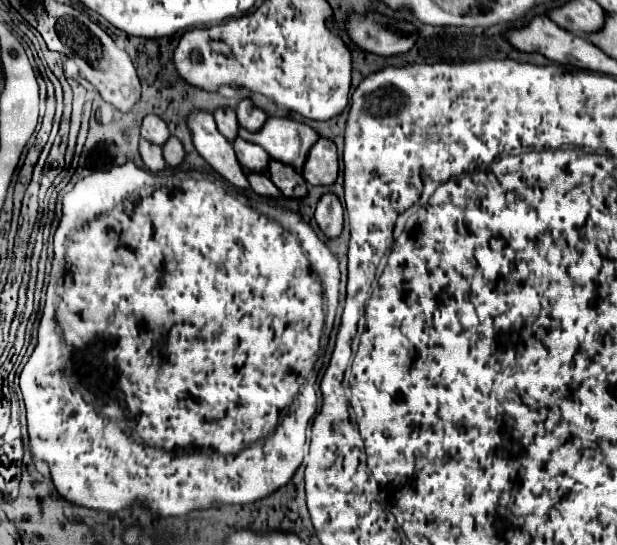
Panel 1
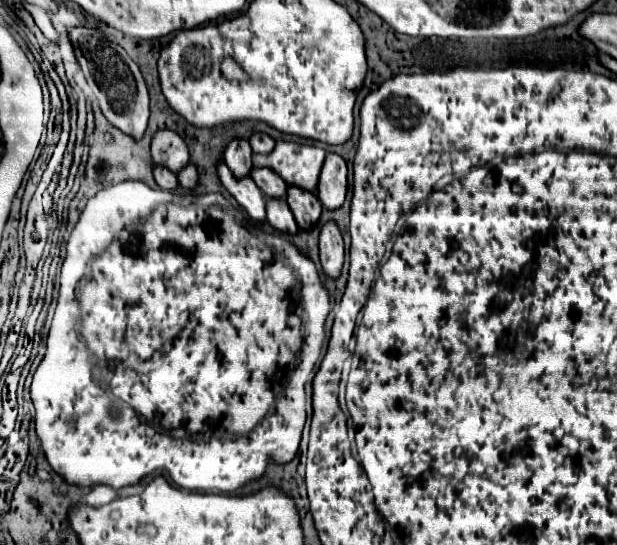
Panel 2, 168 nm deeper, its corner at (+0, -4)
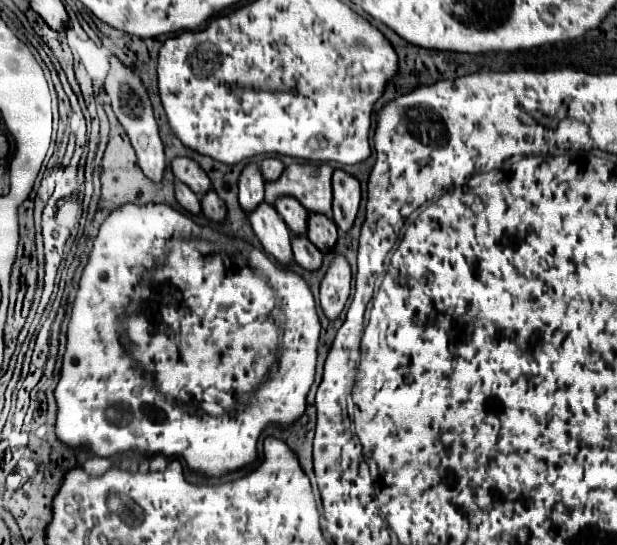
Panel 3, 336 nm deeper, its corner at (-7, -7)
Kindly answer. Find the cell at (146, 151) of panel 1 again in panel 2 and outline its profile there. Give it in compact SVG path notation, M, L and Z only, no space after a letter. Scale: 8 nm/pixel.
M156 167L154 169L154 179L160 185L160 189L166 189L166 191L176 191L180 187L178 177L172 171L168 171L166 167Z

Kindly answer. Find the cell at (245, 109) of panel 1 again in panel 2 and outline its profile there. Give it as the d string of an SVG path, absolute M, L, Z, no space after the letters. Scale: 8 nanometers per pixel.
M254 133L250 137L250 145L252 145L252 151L254 153L262 153L262 155L268 155L272 149L274 149L274 139L270 139L266 133Z

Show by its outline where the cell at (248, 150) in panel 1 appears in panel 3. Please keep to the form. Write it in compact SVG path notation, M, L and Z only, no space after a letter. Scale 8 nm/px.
M279 196L275 200L275 210L281 214L281 218L293 230L293 234L305 234L305 230L307 230L307 210L301 206L301 202L297 198Z

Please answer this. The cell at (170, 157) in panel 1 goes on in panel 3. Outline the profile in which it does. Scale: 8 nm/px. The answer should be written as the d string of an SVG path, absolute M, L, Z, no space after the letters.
M209 190L207 194L203 194L201 198L201 206L203 206L203 214L215 222L221 222L225 218L225 204L223 200L215 194L215 190Z

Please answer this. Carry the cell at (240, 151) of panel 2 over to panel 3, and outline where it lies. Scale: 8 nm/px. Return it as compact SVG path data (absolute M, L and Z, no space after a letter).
M255 162L247 164L239 174L239 204L249 214L263 200L263 174Z

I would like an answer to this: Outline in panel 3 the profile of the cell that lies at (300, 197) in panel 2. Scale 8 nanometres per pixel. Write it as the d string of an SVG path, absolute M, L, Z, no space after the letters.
M309 212L309 220L307 220L307 238L321 250L327 252L329 248L335 246L337 242L337 226L331 218L323 216L323 214L315 214Z

